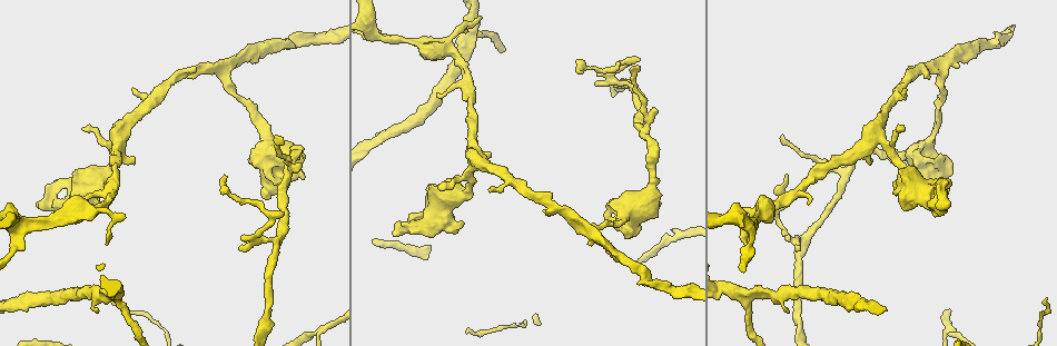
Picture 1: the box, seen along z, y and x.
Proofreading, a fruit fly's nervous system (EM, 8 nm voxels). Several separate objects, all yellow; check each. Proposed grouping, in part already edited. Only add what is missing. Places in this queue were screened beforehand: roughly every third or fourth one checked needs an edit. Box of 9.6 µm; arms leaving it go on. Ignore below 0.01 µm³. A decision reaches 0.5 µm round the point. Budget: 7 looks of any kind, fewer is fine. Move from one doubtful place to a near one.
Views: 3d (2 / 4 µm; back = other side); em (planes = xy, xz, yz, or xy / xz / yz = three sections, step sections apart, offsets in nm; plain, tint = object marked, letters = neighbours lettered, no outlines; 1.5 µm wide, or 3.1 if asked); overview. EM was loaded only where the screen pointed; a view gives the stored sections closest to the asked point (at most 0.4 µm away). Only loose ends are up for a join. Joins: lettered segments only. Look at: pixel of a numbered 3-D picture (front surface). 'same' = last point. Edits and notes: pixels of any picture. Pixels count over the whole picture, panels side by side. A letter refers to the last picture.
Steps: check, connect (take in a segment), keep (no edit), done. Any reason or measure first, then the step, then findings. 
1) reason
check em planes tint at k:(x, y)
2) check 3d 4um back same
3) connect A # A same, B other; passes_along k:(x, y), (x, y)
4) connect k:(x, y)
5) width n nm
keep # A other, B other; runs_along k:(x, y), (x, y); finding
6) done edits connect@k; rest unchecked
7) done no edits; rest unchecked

branch stops here
check 3d 4um at 1:(784, 175)

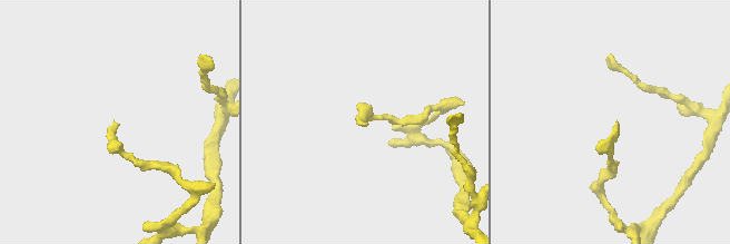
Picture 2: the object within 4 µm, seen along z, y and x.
check em xz step 4 tint at 2:(617, 125)

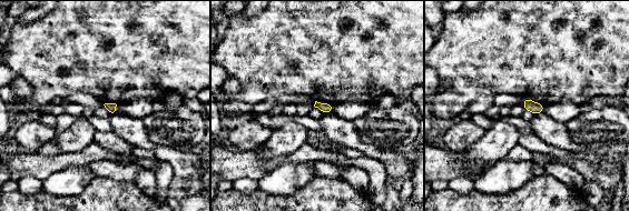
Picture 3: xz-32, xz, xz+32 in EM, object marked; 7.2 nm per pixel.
cut it another way
check em planes letters same

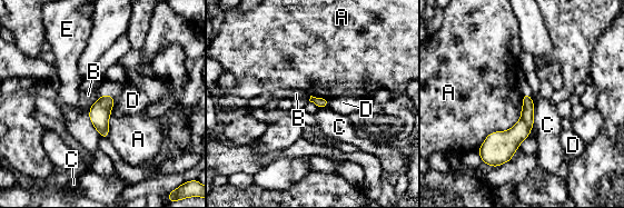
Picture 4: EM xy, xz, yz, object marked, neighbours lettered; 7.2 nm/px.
keep # A other, B other, C other, D other, E other; border 4:(523, 95), (521, 118), (477, 150); none of them fits

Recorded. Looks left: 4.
thin end
check 3d 2um at 1:(275, 136)

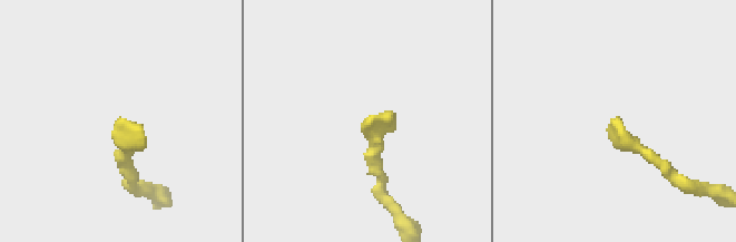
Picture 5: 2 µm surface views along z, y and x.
check em planes letters at 5:(123, 119)

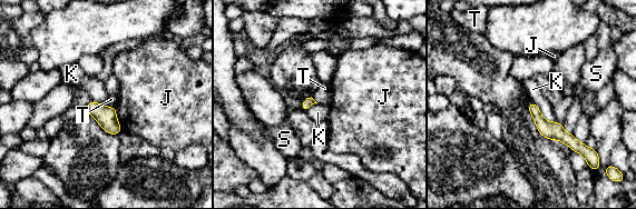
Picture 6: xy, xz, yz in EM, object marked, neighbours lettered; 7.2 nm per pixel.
longest_contact K 240 nm
keep # J other, K other, S other, T other; runs_along 6:(531, 105), (550, 130), (583, 147); no lettered segment goes on from it

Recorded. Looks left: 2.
tapers out
check em planes letters at 1:(132, 90)

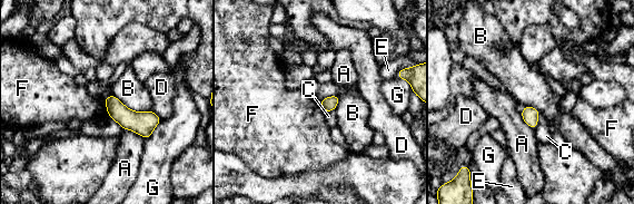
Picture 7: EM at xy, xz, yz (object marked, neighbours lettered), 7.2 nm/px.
width 100 nm
keep # A other, B other, C other, D other, E other, F other, G other; border 7:(103, 100), (108, 114); none of them fits

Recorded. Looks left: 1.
done no edits; rest unchecked

